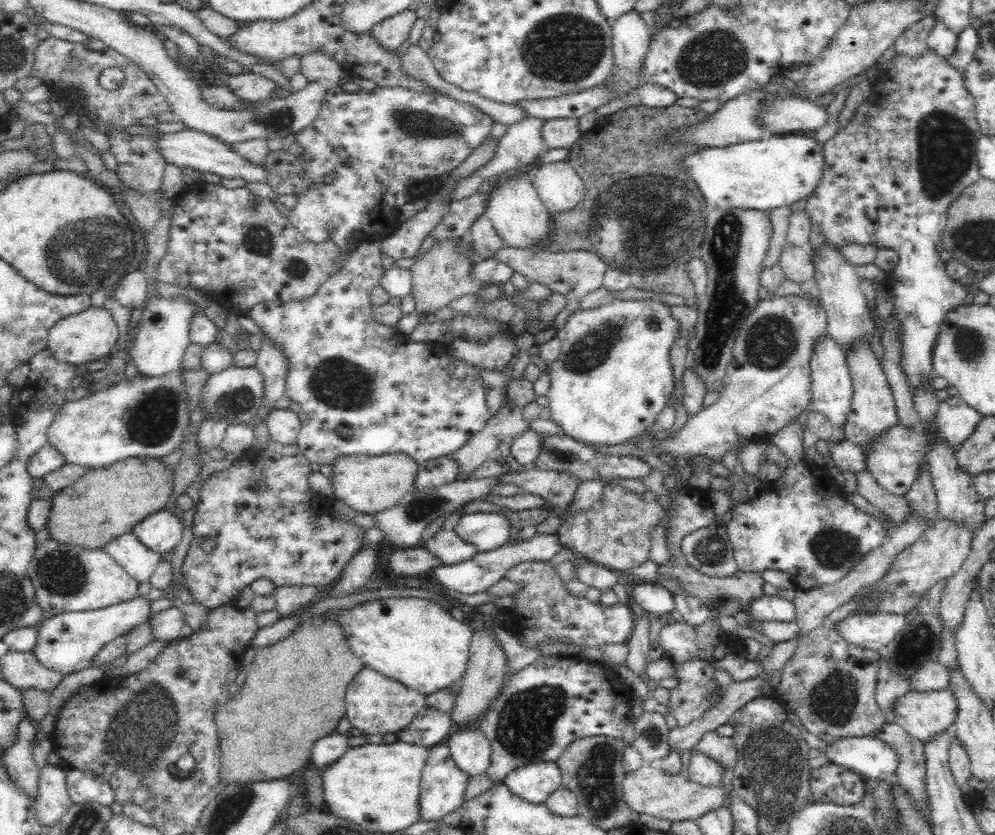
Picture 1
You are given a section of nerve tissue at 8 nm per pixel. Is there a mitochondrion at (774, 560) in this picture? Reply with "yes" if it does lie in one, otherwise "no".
no

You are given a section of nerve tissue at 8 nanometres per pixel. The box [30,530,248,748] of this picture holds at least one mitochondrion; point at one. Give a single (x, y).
(62, 573)

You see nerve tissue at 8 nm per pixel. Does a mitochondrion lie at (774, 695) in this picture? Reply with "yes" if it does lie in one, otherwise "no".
no

